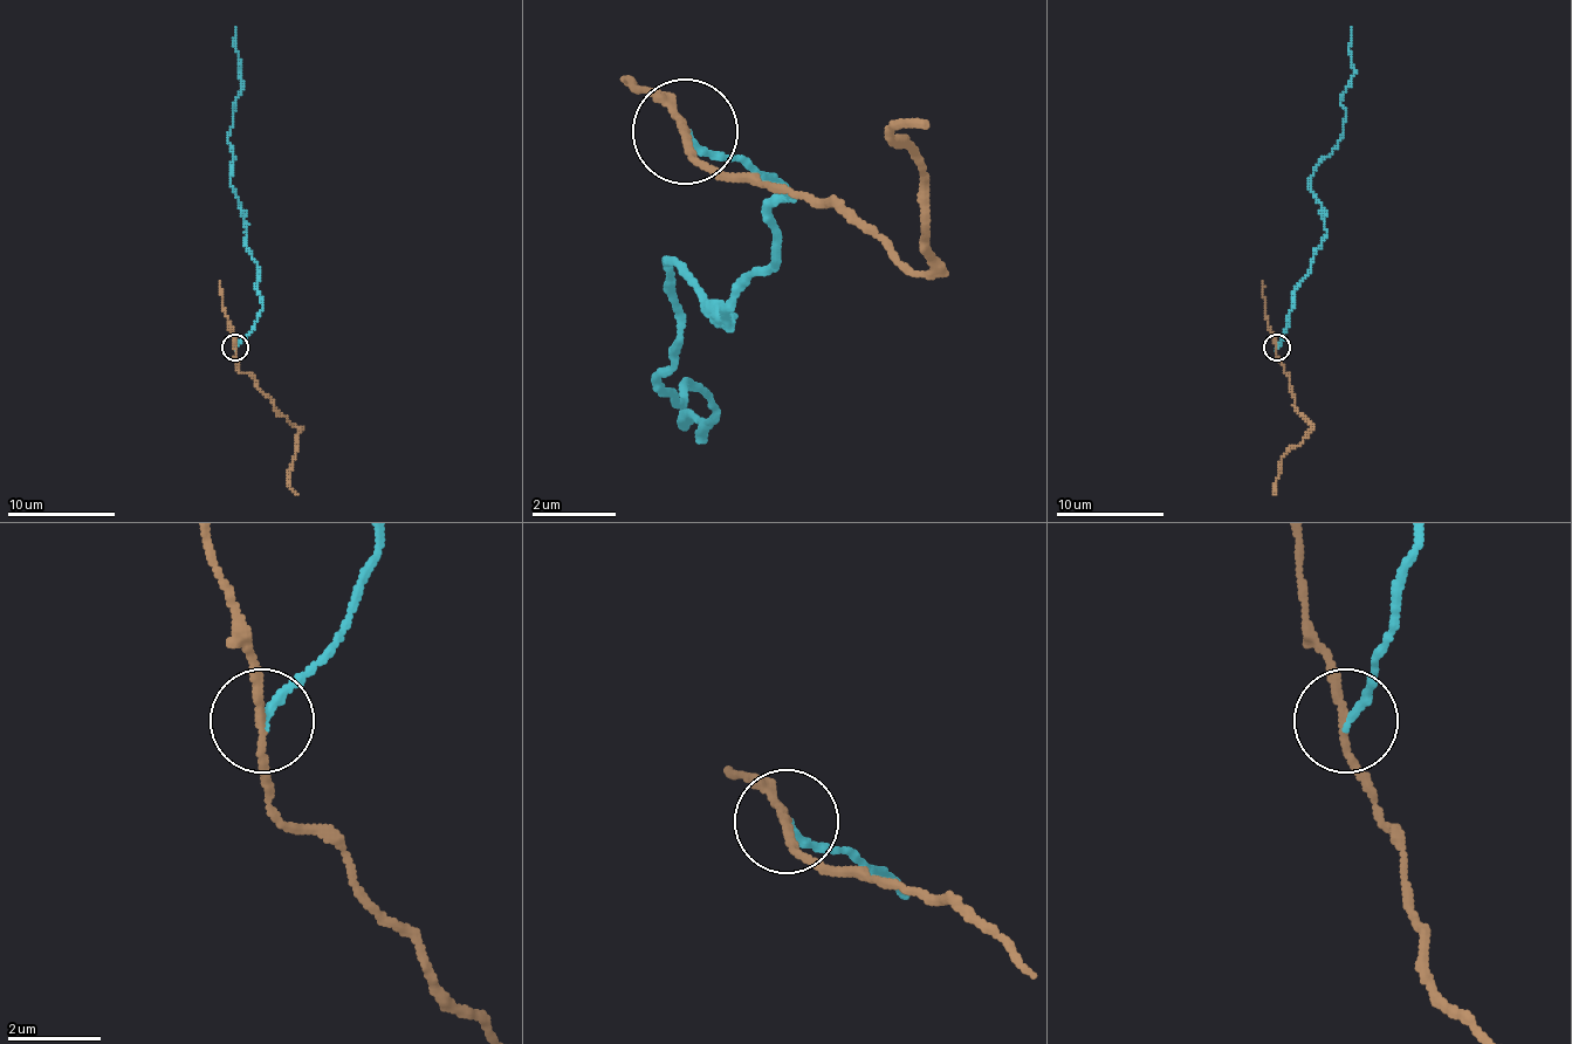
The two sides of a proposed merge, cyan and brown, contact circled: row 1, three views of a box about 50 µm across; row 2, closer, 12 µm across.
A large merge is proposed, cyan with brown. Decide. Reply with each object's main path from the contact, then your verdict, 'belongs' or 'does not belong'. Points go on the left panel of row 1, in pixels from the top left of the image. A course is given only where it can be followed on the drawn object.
cyan via (235, 348), (262, 308), (258, 267), (246, 246), (244, 211), (231, 176), (231, 132), (241, 73), (235, 27) | brown via (235, 348), (238, 370), (252, 378), (295, 426), (297, 451), (293, 459), (289, 486), (297, 494) | does not belong

